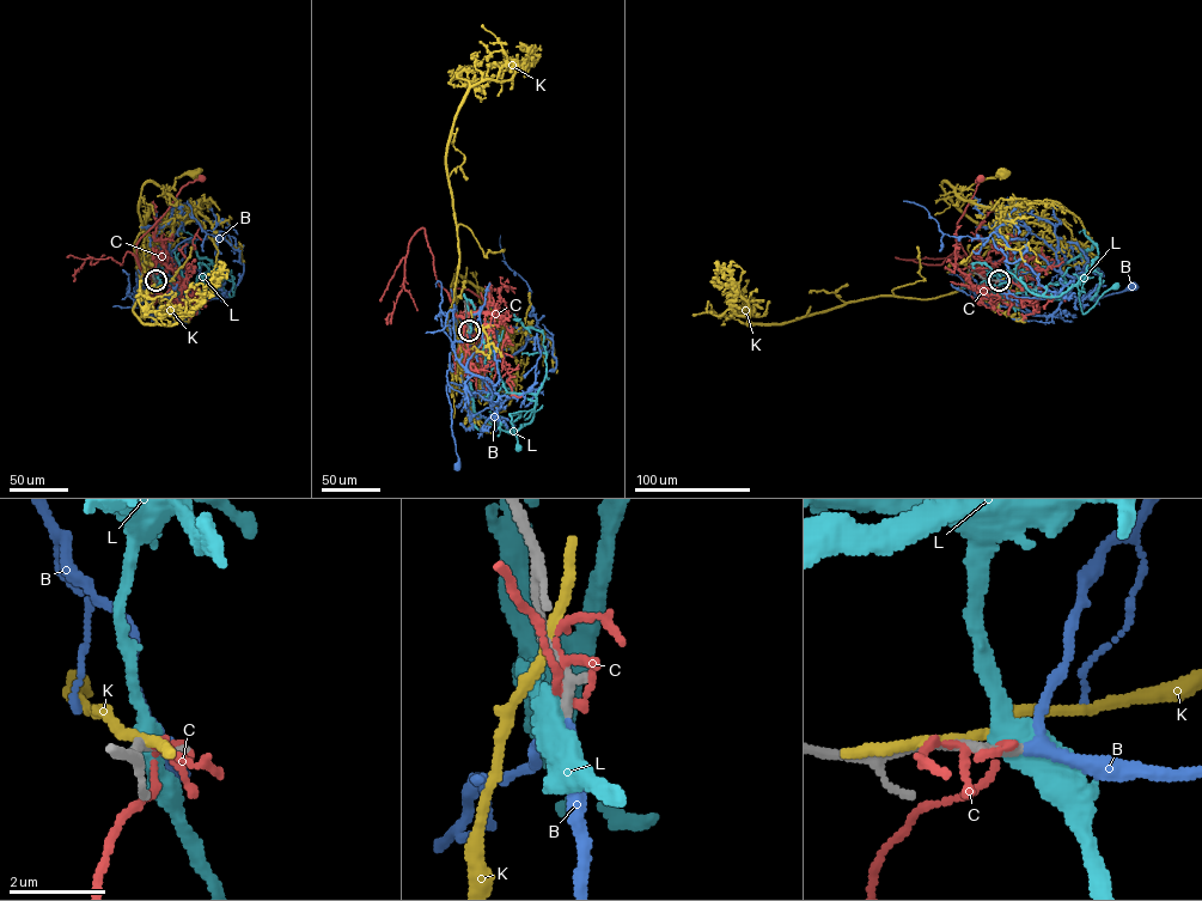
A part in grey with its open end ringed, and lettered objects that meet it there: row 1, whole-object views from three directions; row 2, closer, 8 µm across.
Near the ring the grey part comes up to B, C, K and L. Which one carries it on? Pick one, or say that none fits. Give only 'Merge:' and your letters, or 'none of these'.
Merge: B

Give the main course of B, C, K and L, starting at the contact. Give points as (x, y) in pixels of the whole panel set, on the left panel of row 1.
B: (156, 280), (158, 253), (166, 250), (172, 269), (146, 278), (136, 285), (134, 292), (139, 300), (145, 286)
C: (156, 280), (150, 291), (135, 245), (181, 188), (201, 177)
K: (156, 280), (148, 230), (142, 225), (139, 212), (141, 189), (150, 182), (171, 189), (176, 177), (196, 174)
L: (156, 280), (156, 268), (164, 253), (191, 242), (221, 278), (221, 285), (197, 314), (205, 286)

